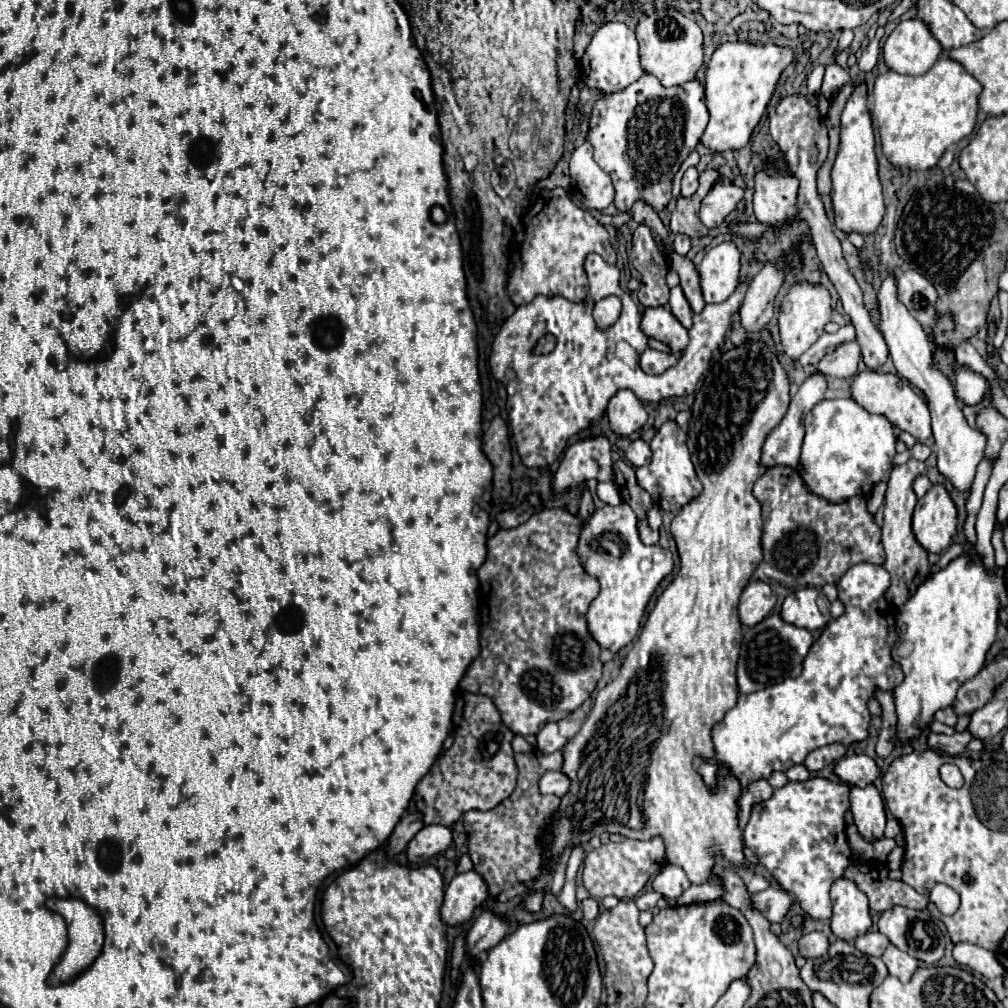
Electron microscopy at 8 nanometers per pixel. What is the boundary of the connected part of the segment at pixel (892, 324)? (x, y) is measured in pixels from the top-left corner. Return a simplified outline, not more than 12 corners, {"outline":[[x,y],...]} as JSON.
{"outline":[[880,284],[880,332],[898,374],[924,392],[938,470],[972,486],[986,438],[966,424],[954,384],[932,366],[922,324]]}

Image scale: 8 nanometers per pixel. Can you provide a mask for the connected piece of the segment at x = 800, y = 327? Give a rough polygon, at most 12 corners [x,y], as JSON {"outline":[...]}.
{"outline":[[794,284],[778,312],[780,344],[798,360],[832,316],[822,284]]}

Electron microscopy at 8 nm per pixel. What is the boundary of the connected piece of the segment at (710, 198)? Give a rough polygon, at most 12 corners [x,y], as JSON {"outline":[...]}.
{"outline":[[716,184],[702,200],[700,220],[718,228],[744,198],[736,184]]}

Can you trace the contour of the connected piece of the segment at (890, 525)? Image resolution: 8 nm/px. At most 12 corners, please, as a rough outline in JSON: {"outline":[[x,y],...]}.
{"outline":[[924,462],[896,466],[888,480],[882,546],[886,600],[904,604],[930,576],[912,532],[912,482]]}

